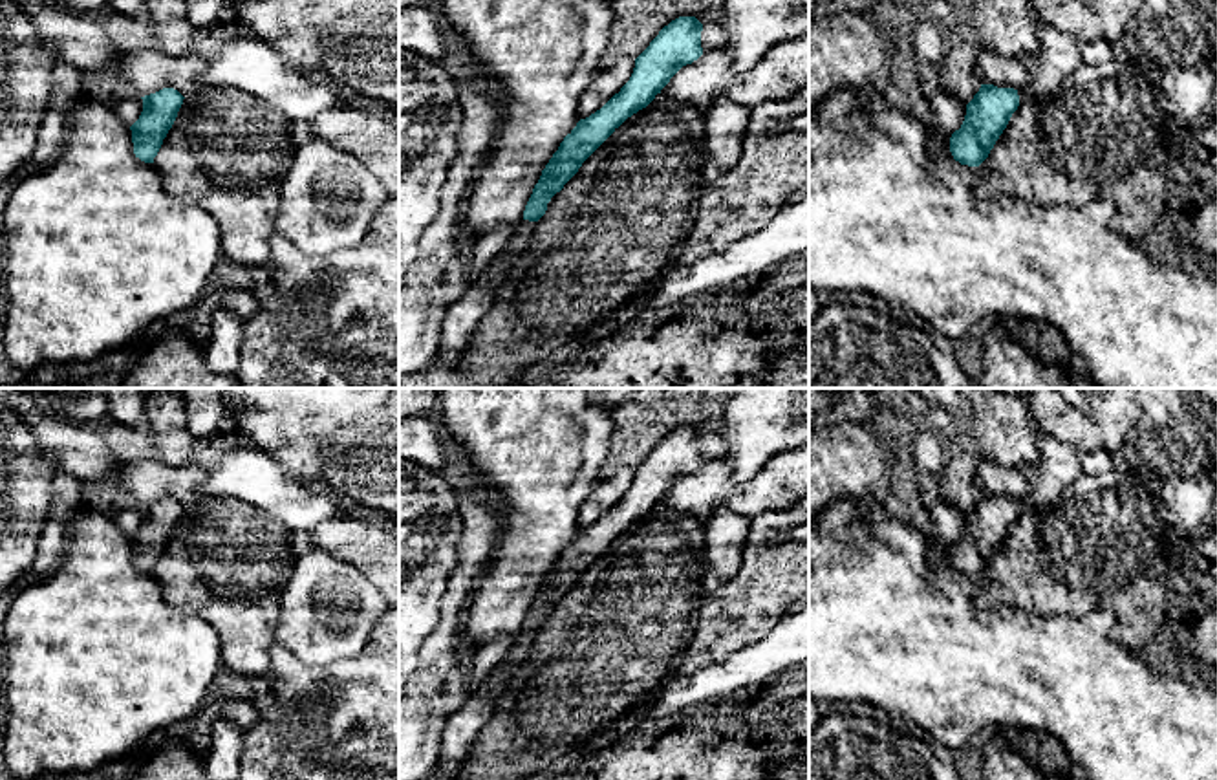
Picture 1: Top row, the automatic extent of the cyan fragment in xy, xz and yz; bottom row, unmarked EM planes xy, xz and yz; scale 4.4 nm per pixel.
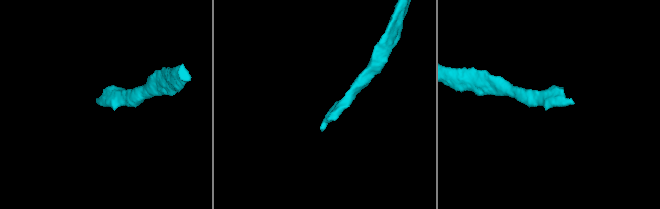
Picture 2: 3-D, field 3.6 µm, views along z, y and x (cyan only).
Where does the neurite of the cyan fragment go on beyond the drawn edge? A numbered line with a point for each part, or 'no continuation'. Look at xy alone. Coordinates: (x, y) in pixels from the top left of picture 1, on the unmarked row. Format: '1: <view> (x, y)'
no continuation

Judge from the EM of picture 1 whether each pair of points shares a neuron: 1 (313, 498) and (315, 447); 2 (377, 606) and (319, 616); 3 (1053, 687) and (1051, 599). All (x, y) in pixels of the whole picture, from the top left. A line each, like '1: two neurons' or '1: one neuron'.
1: two neurons
2: one neuron
3: two neurons

